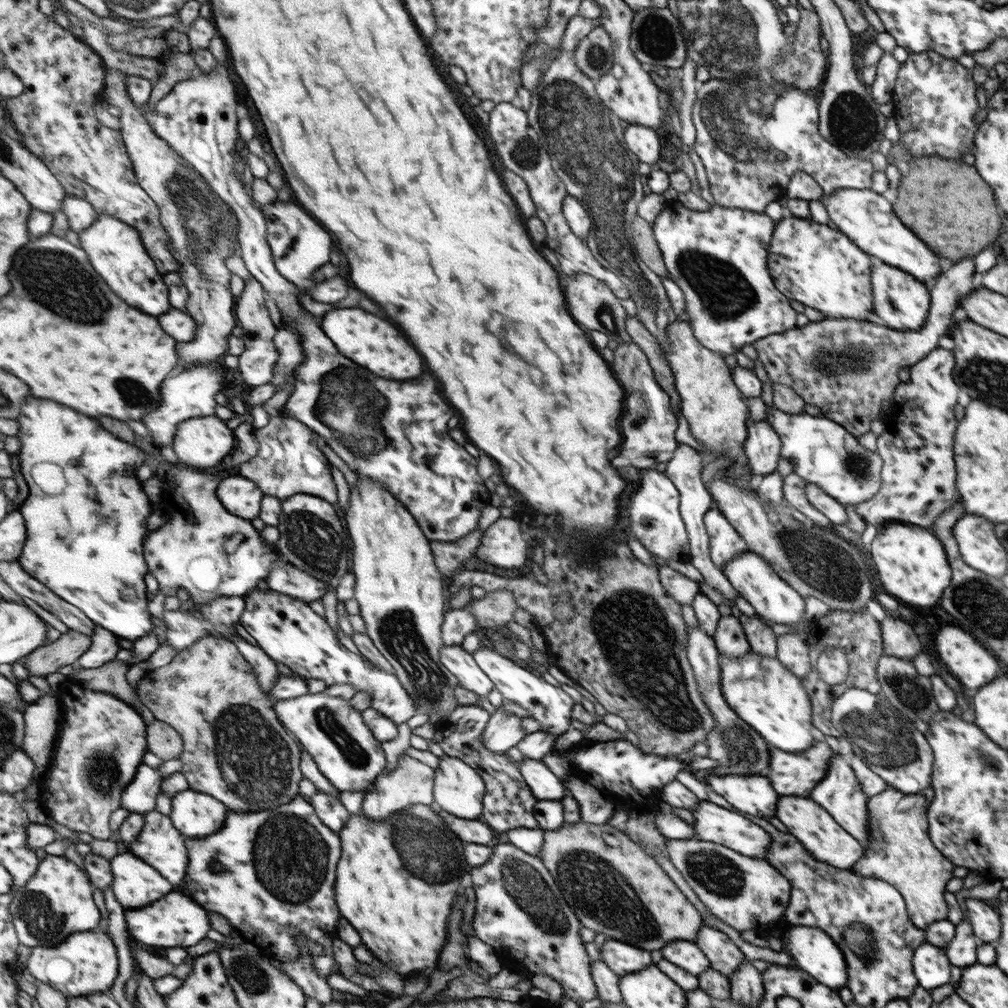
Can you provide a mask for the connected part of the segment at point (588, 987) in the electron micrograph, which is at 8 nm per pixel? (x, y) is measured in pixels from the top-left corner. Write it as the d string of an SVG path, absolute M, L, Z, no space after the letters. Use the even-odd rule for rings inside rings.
M509 842L498 843L491 847L491 854L483 864L480 864L476 867L471 867L470 874L473 892L475 893L475 912L471 923L475 938L478 938L481 940L481 942L484 942L489 946L492 946L493 950L497 953L501 950L511 950L512 954L516 954L517 952L516 955L520 956L520 958L523 960L535 960L535 962L529 963L527 970L529 970L531 974L535 974L535 972L544 974L545 976L555 980L555 982L558 982L559 986L561 987L562 994L565 994L565 996L573 1000L573 1002L585 1002L589 1000L589 998L595 998L596 985L595 982L591 982L591 967L589 966L589 962L591 962L591 960L587 958L587 954L585 954L585 948L583 948L583 942L581 942L581 938L579 937L579 928L581 925L580 921L574 913L573 908L564 899L564 895L561 892L560 886L556 883L556 881L553 880L551 873L544 867L543 862L540 860L539 856L533 856L529 853L523 852L521 849L518 849L515 845L512 845Z

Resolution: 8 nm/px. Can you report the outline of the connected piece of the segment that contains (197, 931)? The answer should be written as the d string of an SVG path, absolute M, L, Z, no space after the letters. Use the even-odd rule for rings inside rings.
M171 892L165 896L165 900L157 900L157 904L151 904L149 908L139 908L139 910L129 910L127 918L127 930L139 938L139 942L144 947L158 948L175 948L176 946L189 947L197 946L207 932L211 930L211 920L209 919L208 910L203 908L195 900L191 900L185 894Z

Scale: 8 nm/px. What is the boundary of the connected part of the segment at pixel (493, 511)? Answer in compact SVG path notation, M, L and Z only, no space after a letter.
M489 505L481 510L481 522L477 526L455 542L431 542L431 552L435 558L437 571L446 578L453 577L459 570L462 570L461 562L473 556L474 549L480 544L480 539L484 530L499 518L499 508Z

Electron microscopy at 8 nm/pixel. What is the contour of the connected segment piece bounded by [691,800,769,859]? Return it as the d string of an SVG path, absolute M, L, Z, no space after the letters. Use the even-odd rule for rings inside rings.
M706 800L697 804L699 806L691 812L693 819L695 819L695 822L691 825L695 838L713 844L725 845L725 848L733 849L735 852L749 857L764 858L767 846L769 846L769 836L767 836L767 832L763 832L763 828L755 826L753 822L749 822L747 818L743 818L735 812L719 808L719 806L715 806L715 804Z

